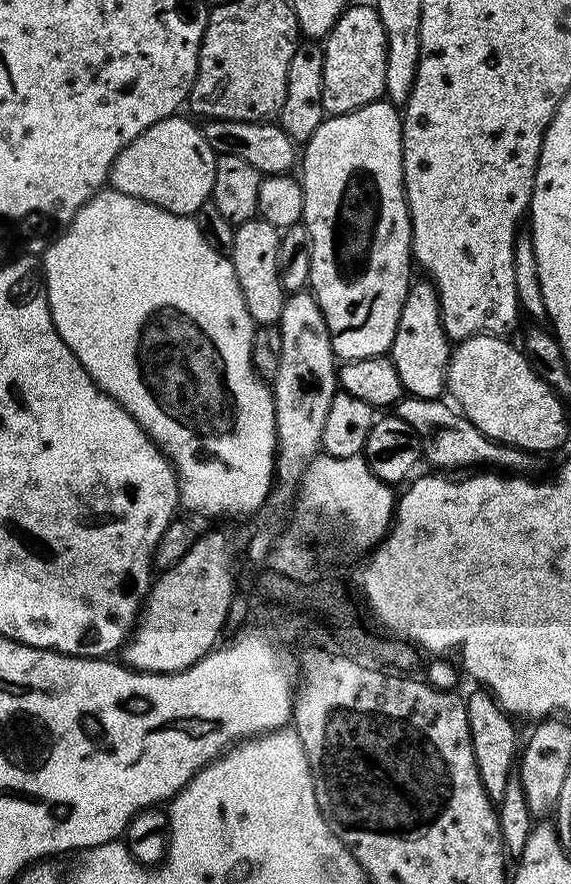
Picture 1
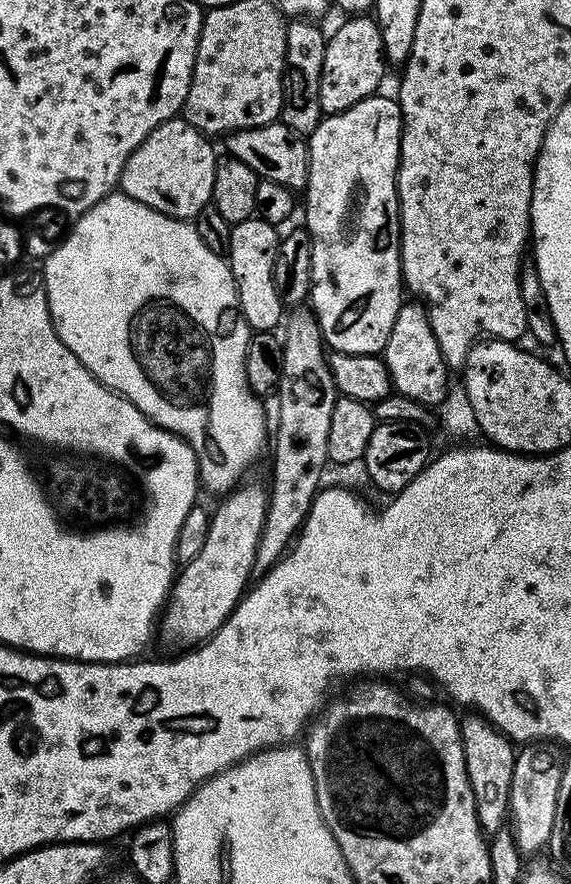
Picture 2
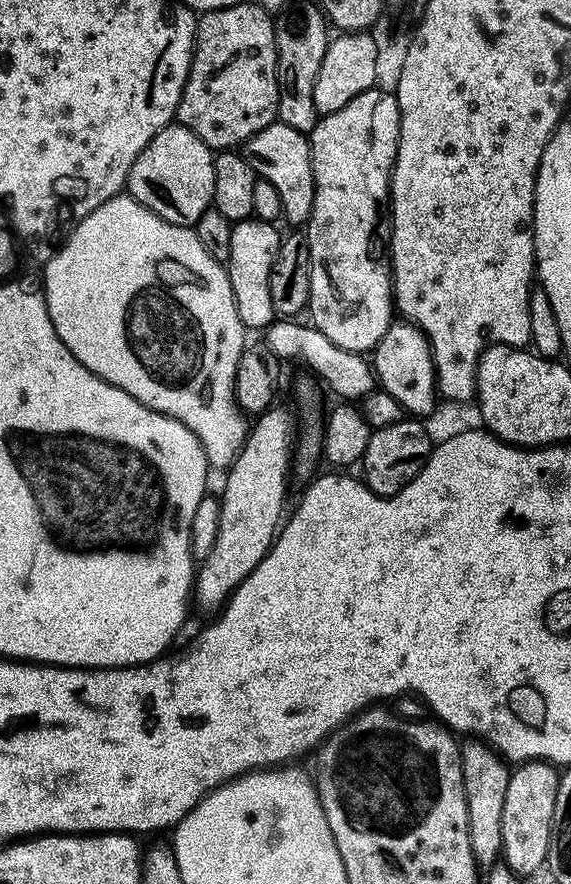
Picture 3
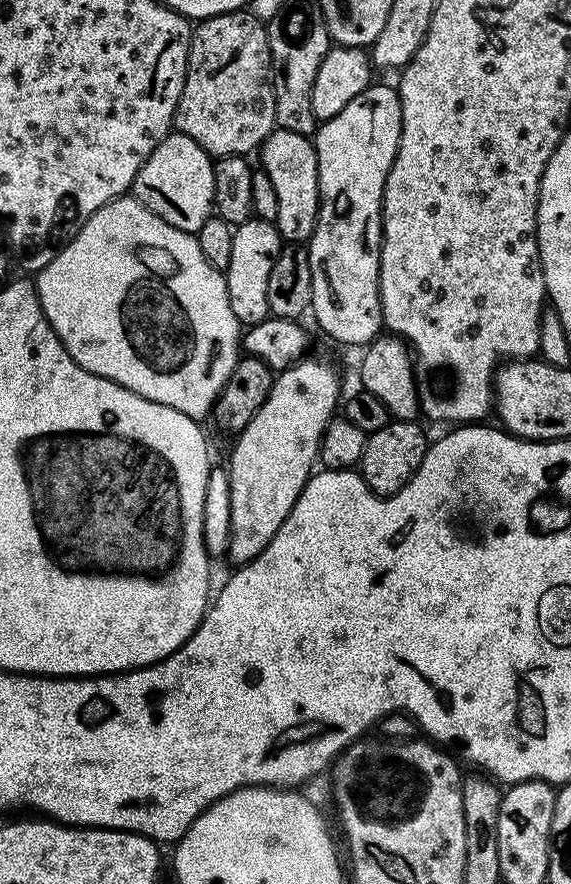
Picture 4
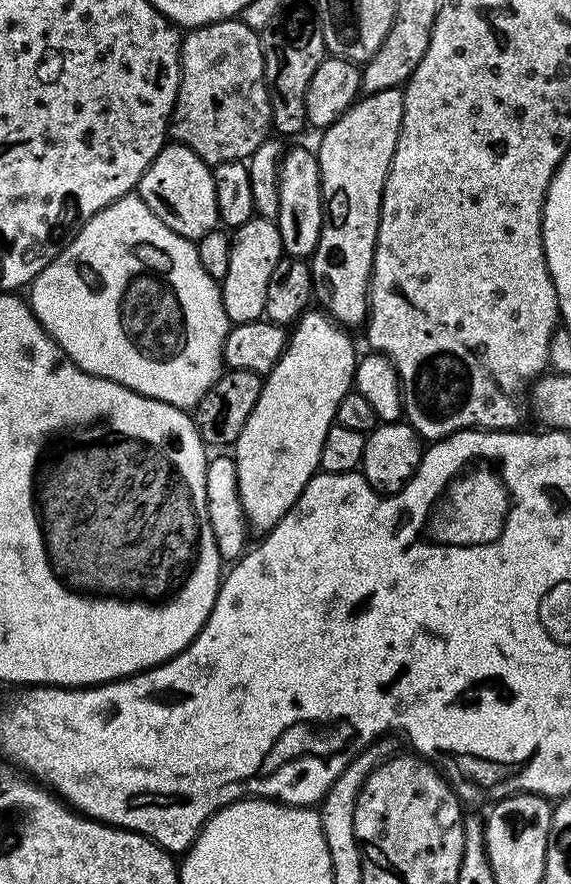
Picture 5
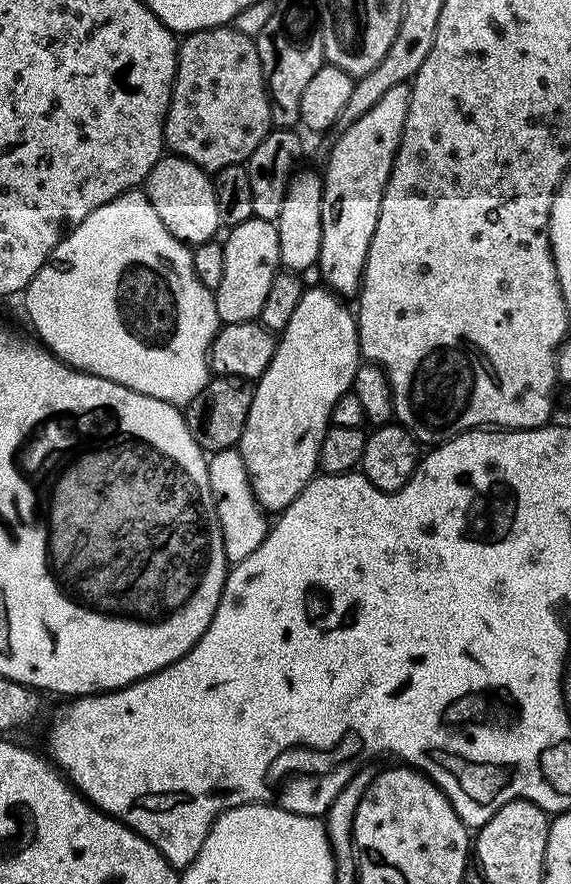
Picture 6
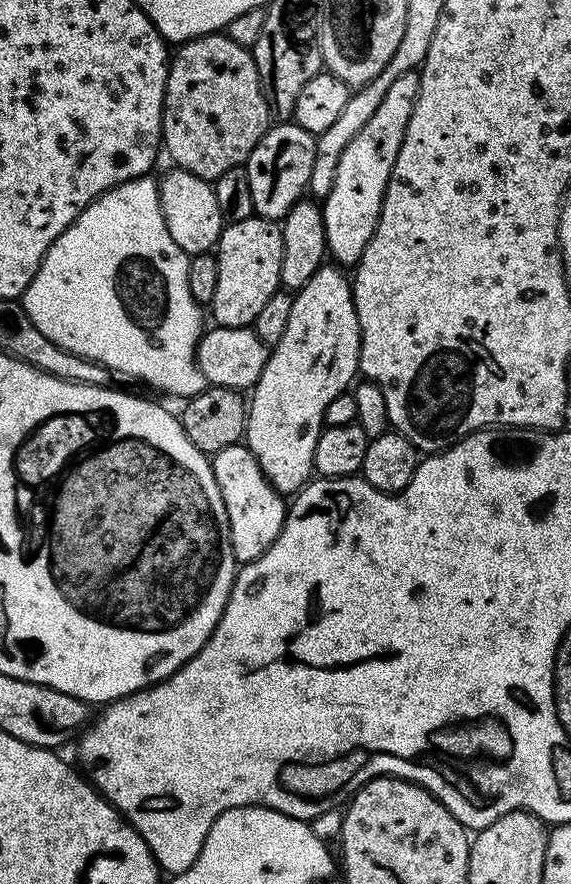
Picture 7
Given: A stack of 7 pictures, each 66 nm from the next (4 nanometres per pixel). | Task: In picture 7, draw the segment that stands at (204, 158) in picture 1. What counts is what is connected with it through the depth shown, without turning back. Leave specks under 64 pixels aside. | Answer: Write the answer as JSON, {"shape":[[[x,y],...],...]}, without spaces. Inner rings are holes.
{"shape":[[[173,167],[171,171],[165,174],[164,180],[159,181],[160,205],[170,238],[174,238],[174,242],[178,242],[178,246],[189,257],[212,252],[226,223],[218,210],[218,198],[214,198],[212,184],[181,168]]]}

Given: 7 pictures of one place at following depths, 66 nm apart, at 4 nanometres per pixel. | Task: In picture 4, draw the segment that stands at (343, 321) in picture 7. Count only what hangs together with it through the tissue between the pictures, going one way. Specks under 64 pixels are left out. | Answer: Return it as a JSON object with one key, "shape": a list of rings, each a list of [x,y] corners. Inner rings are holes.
{"shape":[[[301,359],[291,368],[285,368],[273,379],[266,402],[262,402],[254,418],[250,418],[248,425],[235,437],[232,457],[226,463],[230,486],[230,534],[226,556],[233,560],[233,565],[249,564],[258,558],[258,554],[262,554],[262,550],[266,550],[266,546],[270,546],[270,538],[278,534],[278,526],[286,522],[294,502],[298,502],[300,491],[306,486],[309,476],[313,475],[312,463],[317,463],[322,434],[337,415],[342,395],[335,370],[320,360],[308,359]]]}

